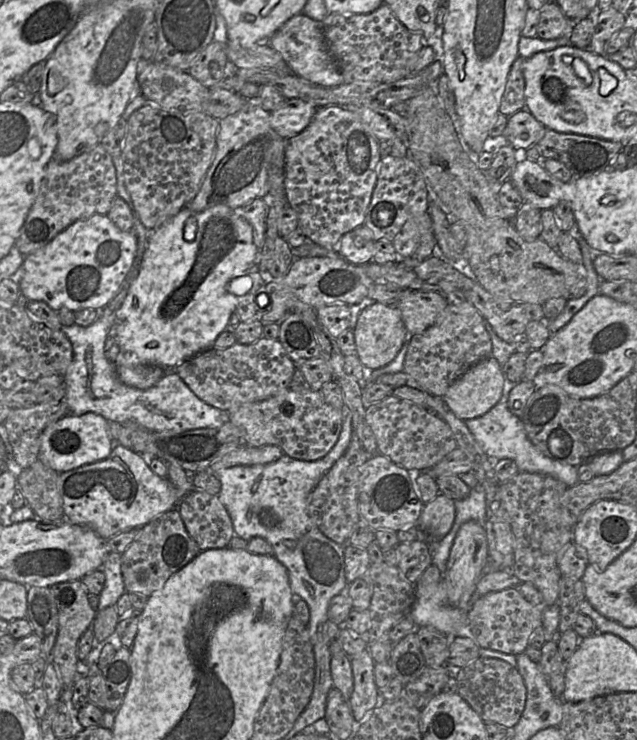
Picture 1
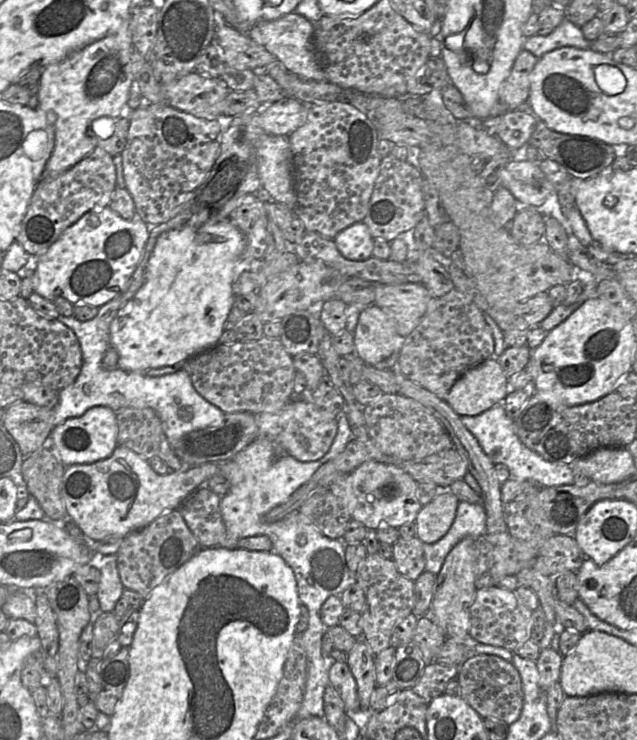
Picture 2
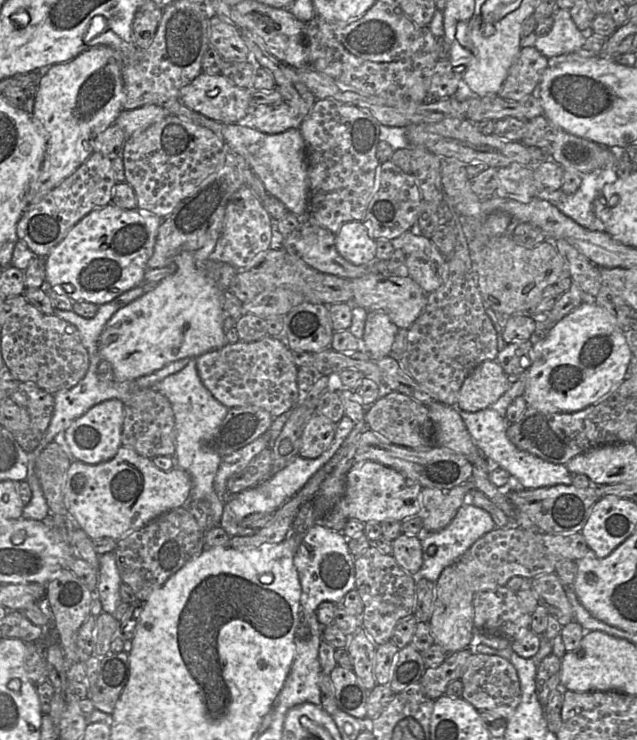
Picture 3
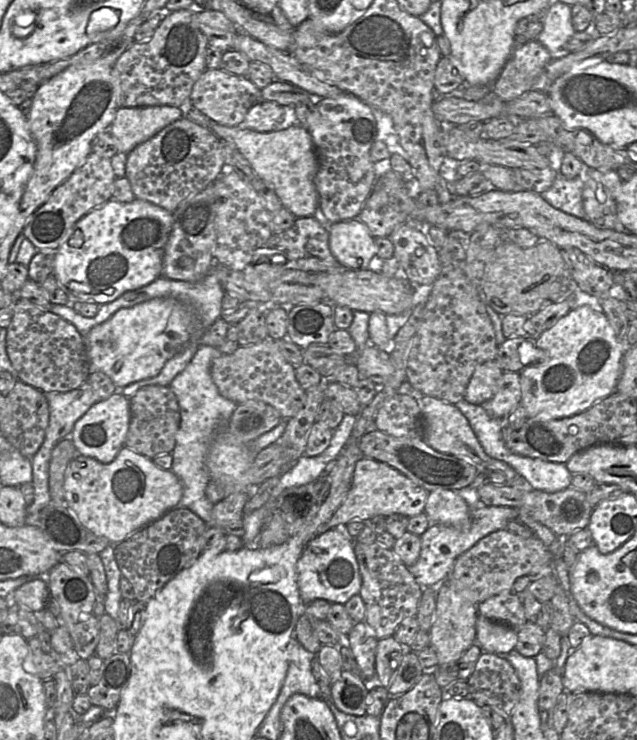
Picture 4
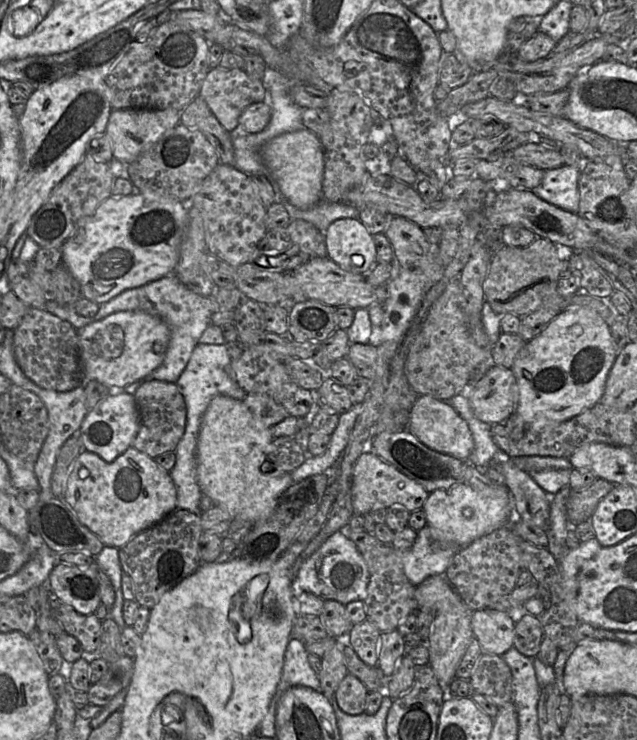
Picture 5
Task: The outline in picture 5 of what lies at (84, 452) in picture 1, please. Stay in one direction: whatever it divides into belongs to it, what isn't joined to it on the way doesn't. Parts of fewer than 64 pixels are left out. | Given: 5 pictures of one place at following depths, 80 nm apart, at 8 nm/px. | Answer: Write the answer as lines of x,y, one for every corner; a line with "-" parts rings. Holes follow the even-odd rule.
110,387
111,395
89,410
79,429
82,449
97,454
111,463
132,446
140,424
139,411
132,394
123,392
124,387

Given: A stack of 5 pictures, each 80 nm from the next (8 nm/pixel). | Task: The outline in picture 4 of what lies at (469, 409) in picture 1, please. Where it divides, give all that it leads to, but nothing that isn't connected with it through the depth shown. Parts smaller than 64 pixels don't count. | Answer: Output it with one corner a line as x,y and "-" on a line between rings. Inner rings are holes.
494,360
478,365
466,388
464,400
483,405
497,392
502,375
502,369

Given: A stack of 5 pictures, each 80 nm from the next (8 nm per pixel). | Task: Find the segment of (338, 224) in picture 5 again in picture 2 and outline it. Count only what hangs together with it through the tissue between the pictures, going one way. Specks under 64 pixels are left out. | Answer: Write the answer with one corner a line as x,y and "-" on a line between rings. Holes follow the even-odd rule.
363,221
345,228
333,240
338,251
347,260
366,261
373,257
374,238

